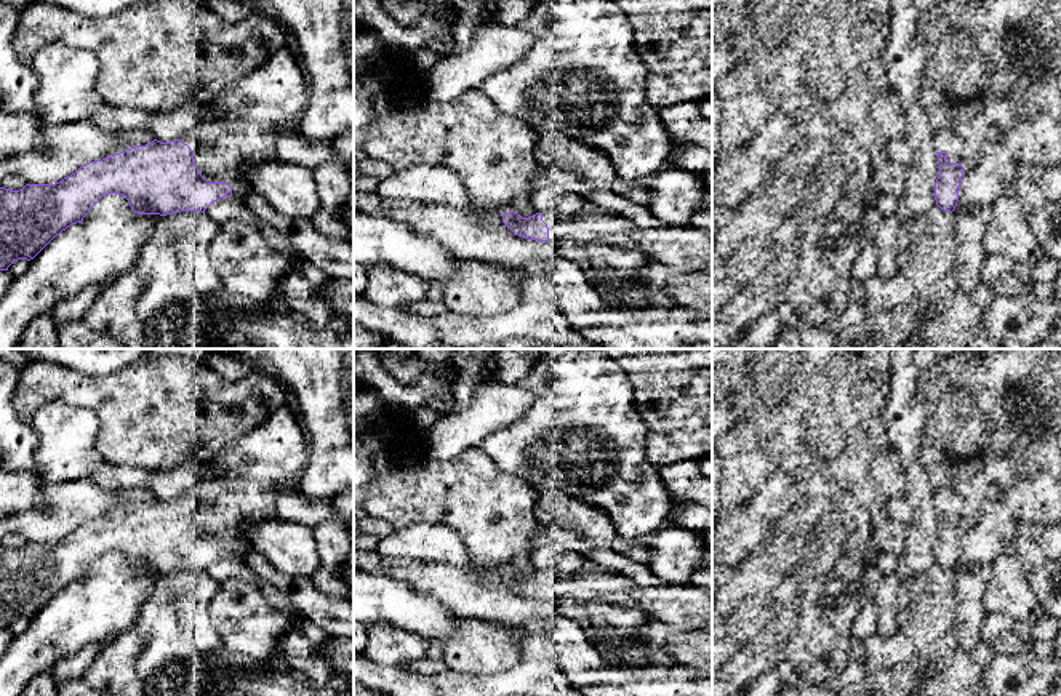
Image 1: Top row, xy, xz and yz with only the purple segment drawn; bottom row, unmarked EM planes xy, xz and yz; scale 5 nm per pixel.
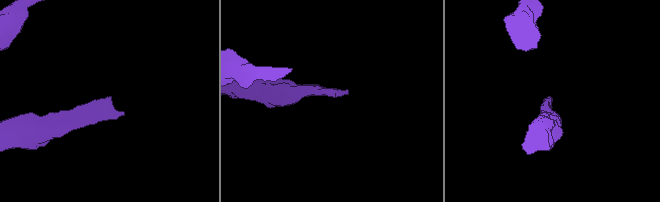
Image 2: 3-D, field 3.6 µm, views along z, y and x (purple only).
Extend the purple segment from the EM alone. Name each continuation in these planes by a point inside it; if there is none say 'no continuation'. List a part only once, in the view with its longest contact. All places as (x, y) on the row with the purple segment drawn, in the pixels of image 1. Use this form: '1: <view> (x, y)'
1: xy (224, 151)

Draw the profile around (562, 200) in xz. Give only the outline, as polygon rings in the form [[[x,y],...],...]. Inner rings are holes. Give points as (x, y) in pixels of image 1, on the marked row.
[[[544,187],[533,194],[531,206],[536,213],[581,214],[591,210],[586,197],[563,187]]]

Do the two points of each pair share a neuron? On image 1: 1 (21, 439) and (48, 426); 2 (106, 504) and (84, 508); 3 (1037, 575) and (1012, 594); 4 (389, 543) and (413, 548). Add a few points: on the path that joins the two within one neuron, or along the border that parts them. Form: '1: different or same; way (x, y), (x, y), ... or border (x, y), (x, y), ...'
1: different; border (31, 421), (37, 434), (36, 466), (39, 469)
2: same; way (101, 504), (88, 504)
3: different; border (1013, 554), (1044, 612)
4: same; way (396, 543), (407, 543)

